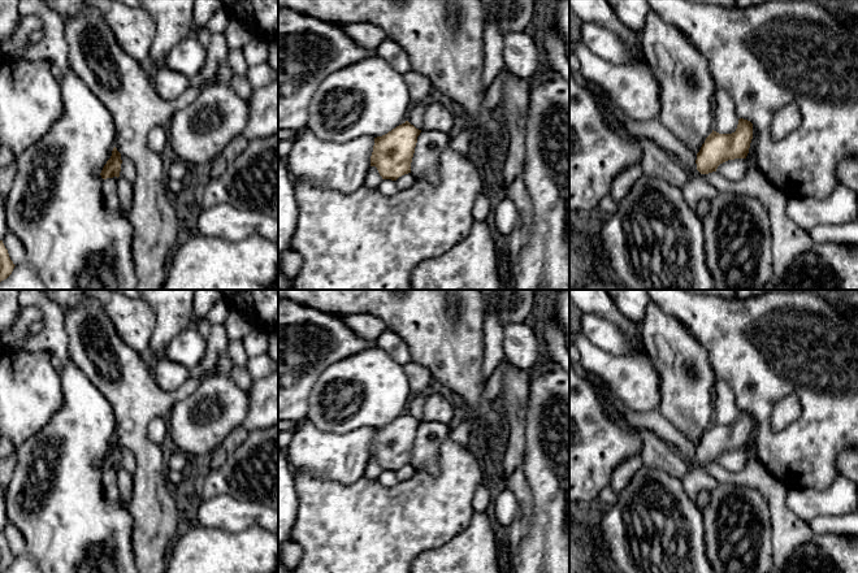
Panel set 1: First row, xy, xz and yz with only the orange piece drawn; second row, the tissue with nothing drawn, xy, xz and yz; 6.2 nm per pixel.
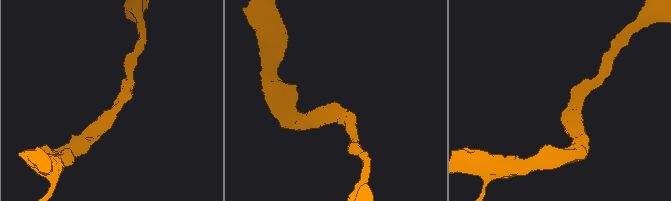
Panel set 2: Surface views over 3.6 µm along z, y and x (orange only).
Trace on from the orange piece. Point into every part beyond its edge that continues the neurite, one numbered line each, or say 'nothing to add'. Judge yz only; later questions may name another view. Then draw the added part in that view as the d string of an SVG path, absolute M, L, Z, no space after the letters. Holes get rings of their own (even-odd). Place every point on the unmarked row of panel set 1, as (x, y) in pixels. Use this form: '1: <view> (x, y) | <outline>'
nothing to add

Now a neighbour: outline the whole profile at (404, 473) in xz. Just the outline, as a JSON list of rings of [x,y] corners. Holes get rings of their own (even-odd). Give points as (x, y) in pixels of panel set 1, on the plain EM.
[[[408,464],[408,465],[399,468],[395,473],[396,473],[399,482],[406,482],[415,476],[416,468]]]

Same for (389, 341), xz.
[[[386,329],[376,340],[376,344],[389,352],[400,364],[411,361],[411,352],[406,342],[393,330]]]

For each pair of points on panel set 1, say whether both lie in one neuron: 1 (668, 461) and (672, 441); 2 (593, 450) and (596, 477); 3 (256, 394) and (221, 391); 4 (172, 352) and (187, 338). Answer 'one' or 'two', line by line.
1: two
2: one
3: two
4: one

